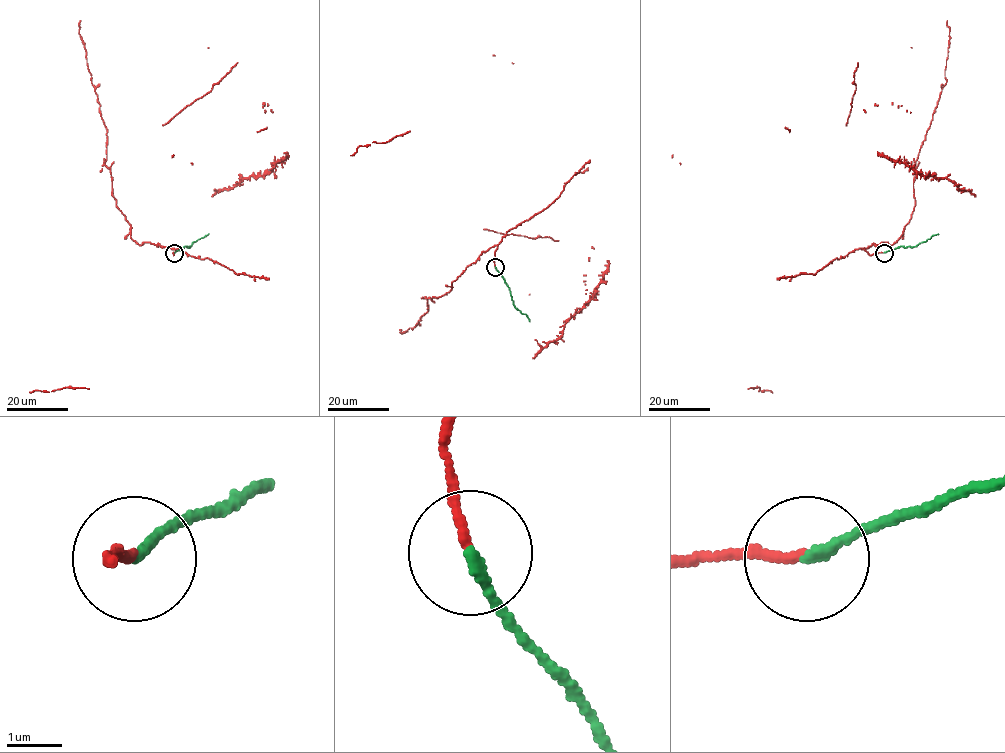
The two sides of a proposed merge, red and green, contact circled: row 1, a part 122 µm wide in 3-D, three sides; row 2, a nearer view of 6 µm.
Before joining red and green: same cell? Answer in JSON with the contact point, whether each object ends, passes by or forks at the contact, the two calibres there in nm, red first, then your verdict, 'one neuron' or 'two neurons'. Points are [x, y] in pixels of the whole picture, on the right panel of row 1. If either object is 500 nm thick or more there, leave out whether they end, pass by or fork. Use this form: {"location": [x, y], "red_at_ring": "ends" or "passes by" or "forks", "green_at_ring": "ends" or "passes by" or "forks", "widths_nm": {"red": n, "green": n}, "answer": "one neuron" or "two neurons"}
{"location": [884, 253], "red_at_ring": "ends", "green_at_ring": "ends", "widths_nm": {"red": 160, "green": 180}, "answer": "one neuron"}

